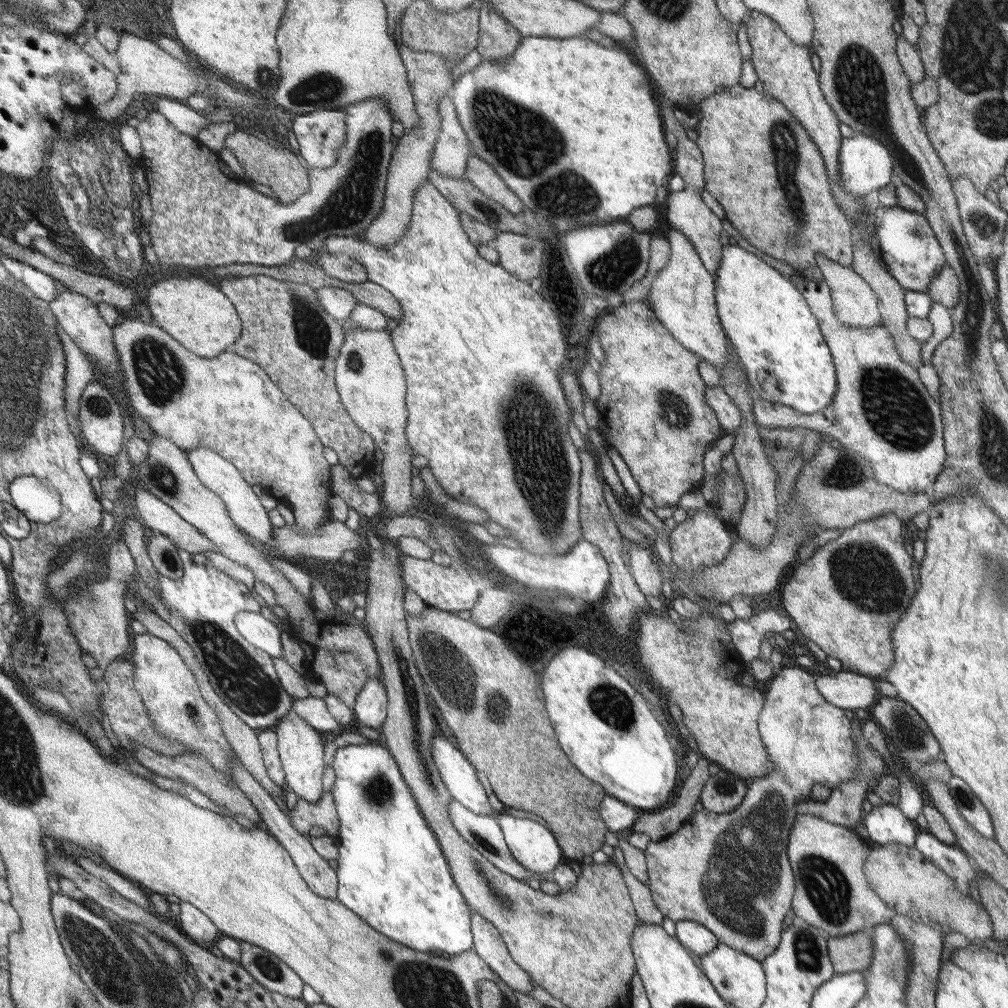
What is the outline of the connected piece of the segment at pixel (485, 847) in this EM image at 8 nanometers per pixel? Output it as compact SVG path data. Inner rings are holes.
M452 798L449 806L451 813L451 821L454 822L454 827L460 835L463 836L464 840L467 840L470 846L476 848L476 851L480 855L483 855L490 863L495 864L500 871L504 874L511 875L514 879L527 880L528 878L536 880L550 880L550 873L546 875L532 875L530 871L526 871L514 855L512 855L511 848L507 846L507 840L504 839L502 827L499 825L498 818L492 818L492 815L476 814L474 811L468 810L461 802Z

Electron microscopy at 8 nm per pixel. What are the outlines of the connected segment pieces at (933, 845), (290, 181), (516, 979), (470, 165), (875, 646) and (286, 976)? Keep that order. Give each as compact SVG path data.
M918 831L915 848L926 855L934 866L939 866L964 896L970 895L969 883L976 882L978 872L967 852L959 847L942 844L934 835L921 831Z
M240 130L228 134L223 146L223 151L227 155L229 152L236 155L236 161L240 161L240 166L243 166L247 181L268 186L276 194L278 202L290 205L308 193L308 170L300 164L298 156L294 156L293 152L288 152L288 147L275 148L270 143Z
M472 912L472 934L475 934L475 951L502 982L514 991L529 993L533 989L531 976L512 958L494 923Z
M472 153L467 158L465 178L488 195L488 198L493 198L495 202L507 207L514 216L521 217L525 209L522 199L499 177L499 174L496 174L494 167L484 162L484 159Z
M890 513L874 520L860 522L852 528L843 529L842 534L838 538L814 549L810 558L795 568L796 571L792 578L782 590L782 604L784 604L784 610L786 610L788 616L793 620L794 628L800 630L802 636L806 637L808 641L818 644L826 652L827 656L837 658L841 664L846 664L846 666L851 668L852 672L859 675L866 675L868 677L880 676L880 674L887 673L892 668L892 665L895 664L896 646L892 642L892 630L895 630L897 623L901 621L901 617L911 608L911 602L914 599L914 594L916 594L916 582L914 582L912 570L910 570L912 568L912 556L904 550L902 528L904 528L902 520L895 514Z
M241 941L240 948L241 957L237 963L260 985L272 993L288 995L290 998L302 996L302 979L287 963L254 943Z

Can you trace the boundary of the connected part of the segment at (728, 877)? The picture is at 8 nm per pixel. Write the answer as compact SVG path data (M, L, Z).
M792 660L791 663L787 661L786 666L783 664L780 674L773 678L759 723L775 769L768 776L750 780L746 796L734 810L714 814L702 809L692 814L676 833L660 842L650 842L644 852L652 899L665 918L675 923L688 919L703 923L720 943L761 962L778 948L780 934L783 934L782 922L794 904L795 876L792 876L788 859L788 844L797 815L795 804L811 796L812 785L824 783L835 787L855 777L859 768L851 737L852 724L844 716L844 710L828 703L820 695L815 677Z

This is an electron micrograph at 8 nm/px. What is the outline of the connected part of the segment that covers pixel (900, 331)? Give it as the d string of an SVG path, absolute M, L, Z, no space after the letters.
M860 225L853 229L854 234L854 264L851 269L856 272L860 278L863 278L868 286L876 295L877 305L881 314L881 325L886 327L895 340L896 350L899 350L900 358L908 363L908 366L921 366L922 361L922 344L914 340L907 331L906 319L909 317L905 303L905 289L903 286L887 271L887 267L881 263L873 240L867 237Z

